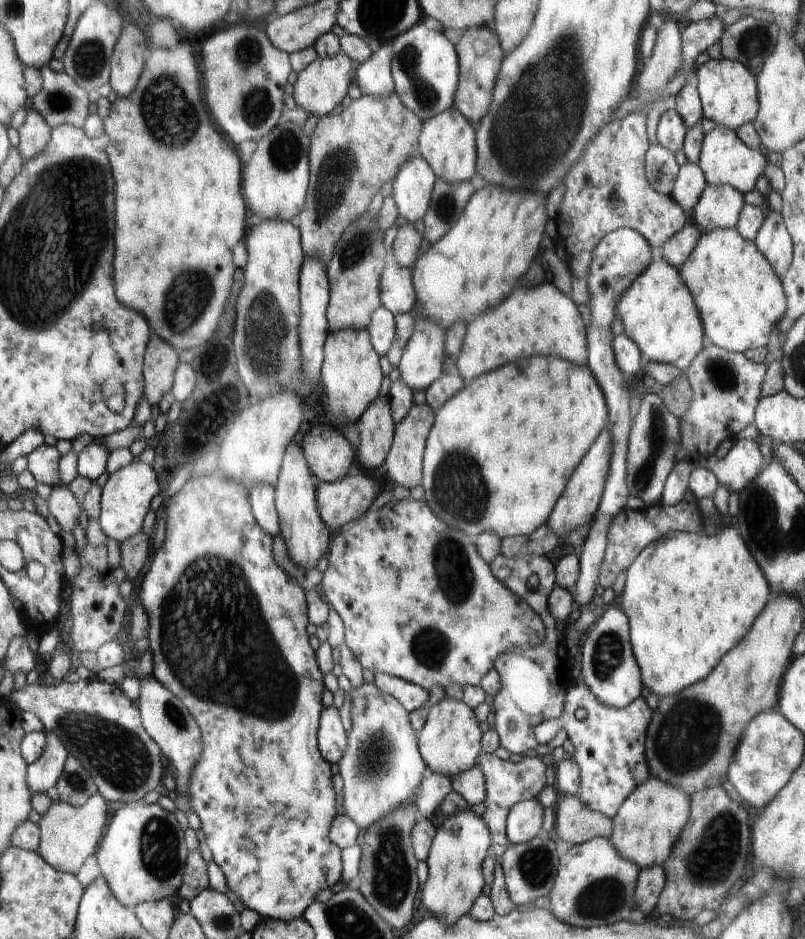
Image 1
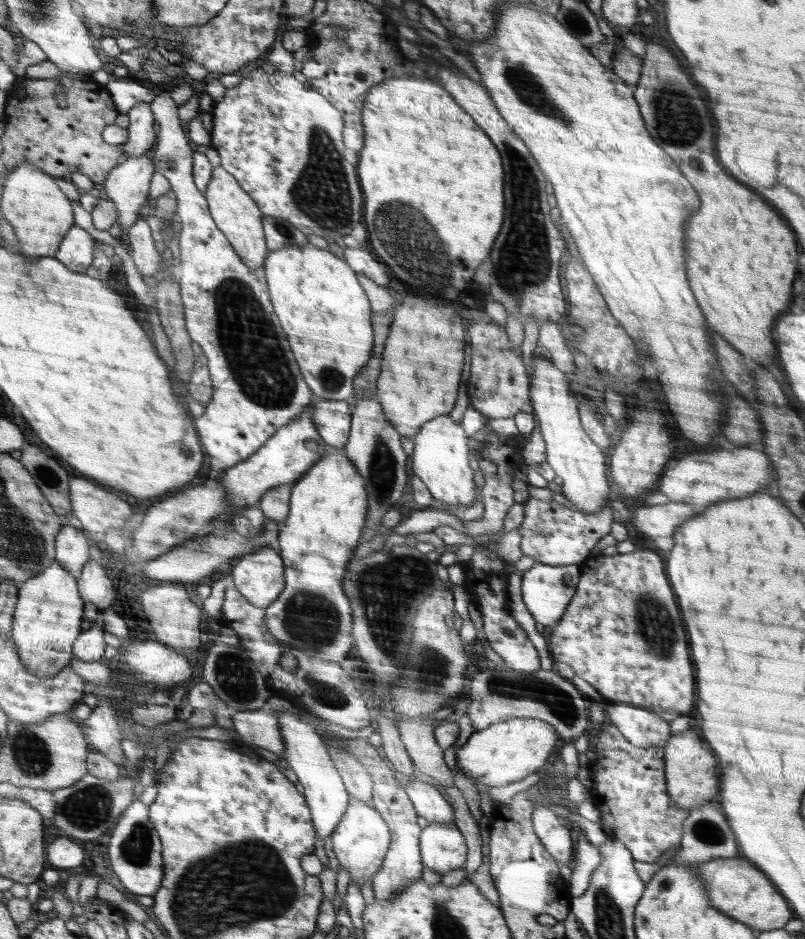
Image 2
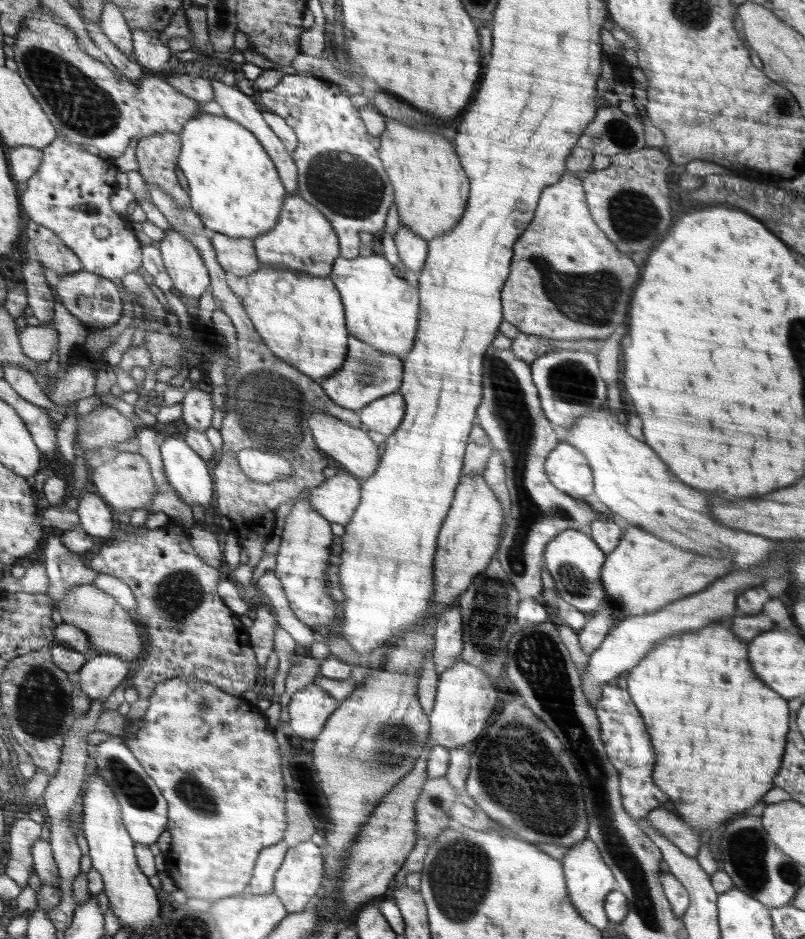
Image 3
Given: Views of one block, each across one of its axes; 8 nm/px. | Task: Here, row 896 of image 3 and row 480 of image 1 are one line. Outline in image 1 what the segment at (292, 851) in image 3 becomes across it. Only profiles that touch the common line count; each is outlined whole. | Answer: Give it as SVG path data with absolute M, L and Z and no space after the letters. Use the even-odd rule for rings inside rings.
M294 439L288 444L284 452L283 466L280 468L275 488L275 508L279 517L279 534L286 542L288 556L298 562L300 568L310 570L315 568L318 560L326 554L330 544L330 532L322 516L318 516L318 500L316 500L316 486L310 476L311 467L308 466L302 444Z

